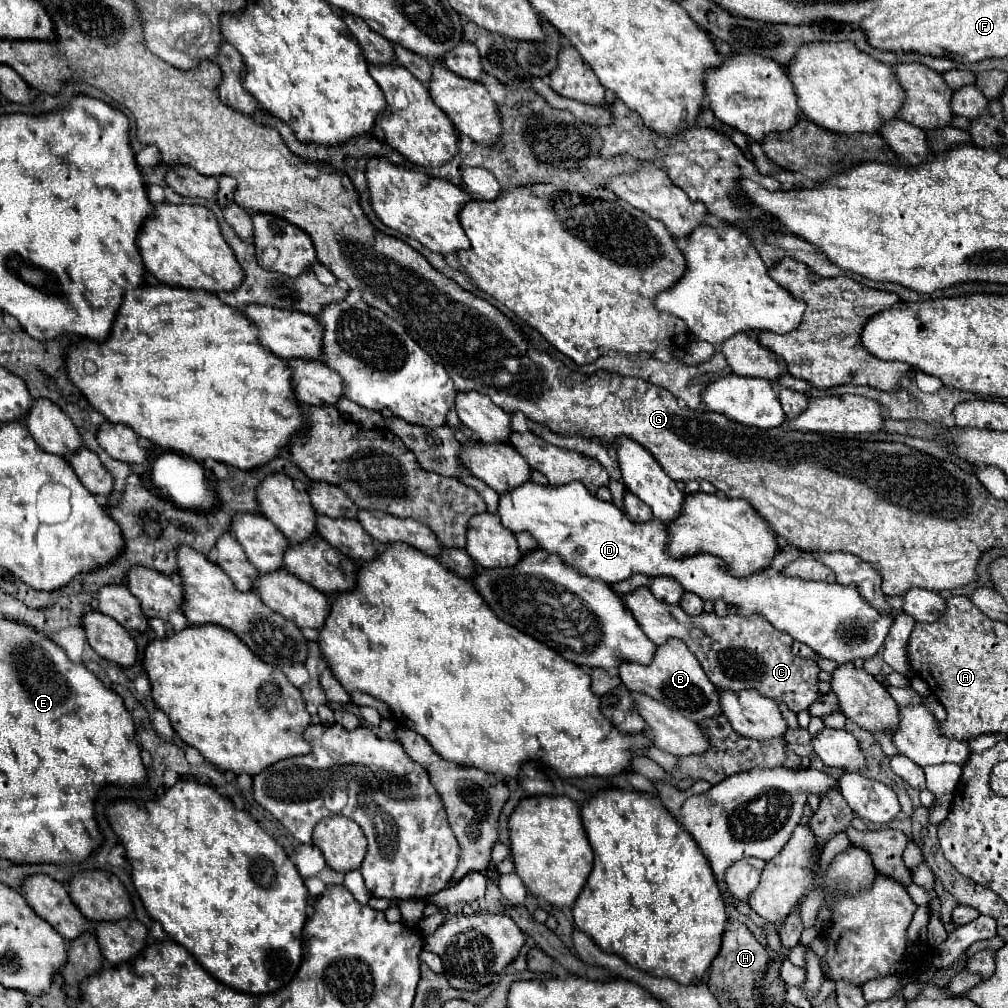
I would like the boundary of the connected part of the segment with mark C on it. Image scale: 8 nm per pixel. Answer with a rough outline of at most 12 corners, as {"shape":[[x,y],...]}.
{"shape":[[648,587],[618,595],[646,637],[684,641],[716,687],[794,713],[818,665],[760,613],[690,617]]}

